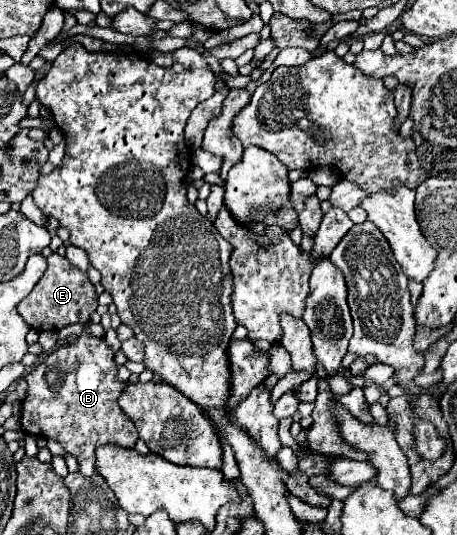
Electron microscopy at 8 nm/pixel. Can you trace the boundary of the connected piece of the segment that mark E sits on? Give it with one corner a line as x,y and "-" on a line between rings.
52,253
48,257
48,269
38,281
34,291
18,305
18,313
34,331
60,331
66,325
88,323
90,315
98,307
98,293
88,281
88,275
74,267
65,256

